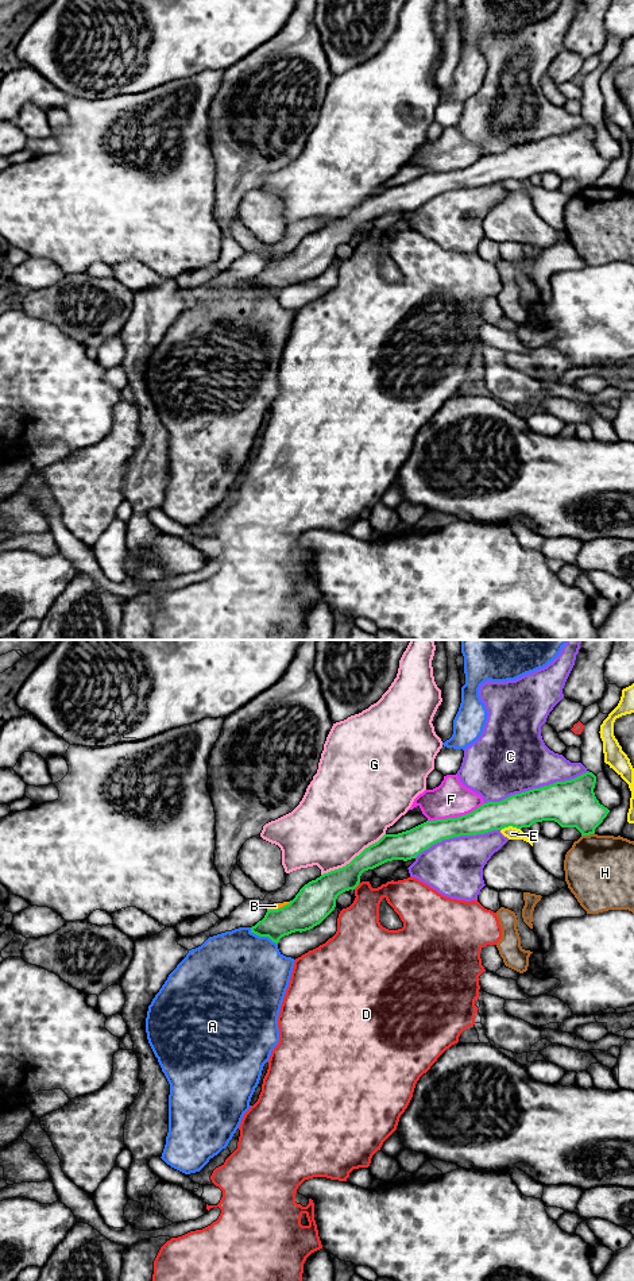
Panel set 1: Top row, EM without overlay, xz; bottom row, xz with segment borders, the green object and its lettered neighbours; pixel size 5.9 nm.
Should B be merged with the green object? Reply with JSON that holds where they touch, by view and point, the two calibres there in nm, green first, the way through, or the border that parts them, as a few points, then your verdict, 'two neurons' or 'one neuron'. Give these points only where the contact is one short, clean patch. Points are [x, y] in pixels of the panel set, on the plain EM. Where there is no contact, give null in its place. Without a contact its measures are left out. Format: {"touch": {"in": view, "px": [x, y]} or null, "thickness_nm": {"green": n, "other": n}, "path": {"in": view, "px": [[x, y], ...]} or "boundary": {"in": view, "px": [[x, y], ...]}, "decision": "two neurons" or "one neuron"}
{"touch": {"in": "xz", "px": [278, 261]}, "thickness_nm": {"green": 220, "other": 50}, "boundary": {"in": "xz", "px": [[290, 254], [267, 262]]}, "decision": "two neurons"}

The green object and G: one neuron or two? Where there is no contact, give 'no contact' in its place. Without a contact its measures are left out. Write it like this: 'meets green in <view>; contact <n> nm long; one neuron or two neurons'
meets green in xz; contact 460 nm long; two neurons

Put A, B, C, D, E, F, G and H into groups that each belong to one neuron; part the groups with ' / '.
A / B / C / D / E / F / G / H

